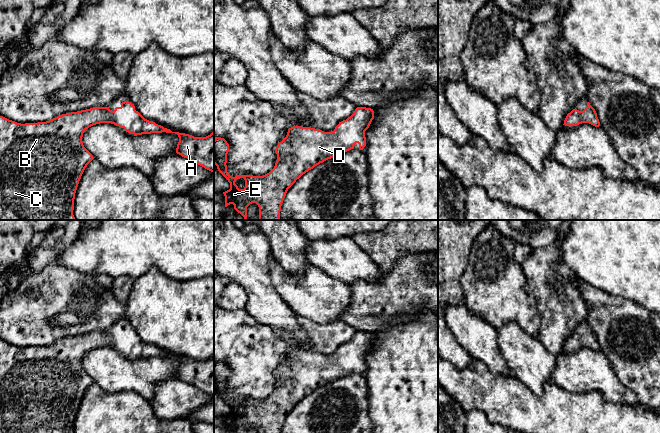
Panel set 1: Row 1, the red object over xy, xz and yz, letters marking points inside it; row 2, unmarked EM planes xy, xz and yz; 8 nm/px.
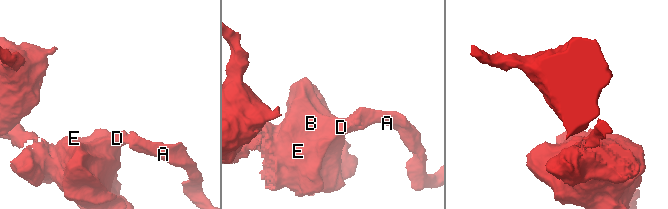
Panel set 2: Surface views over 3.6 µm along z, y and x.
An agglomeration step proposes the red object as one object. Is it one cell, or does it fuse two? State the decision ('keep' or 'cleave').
keep

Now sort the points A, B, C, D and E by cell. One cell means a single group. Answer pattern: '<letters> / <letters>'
A B C D E

